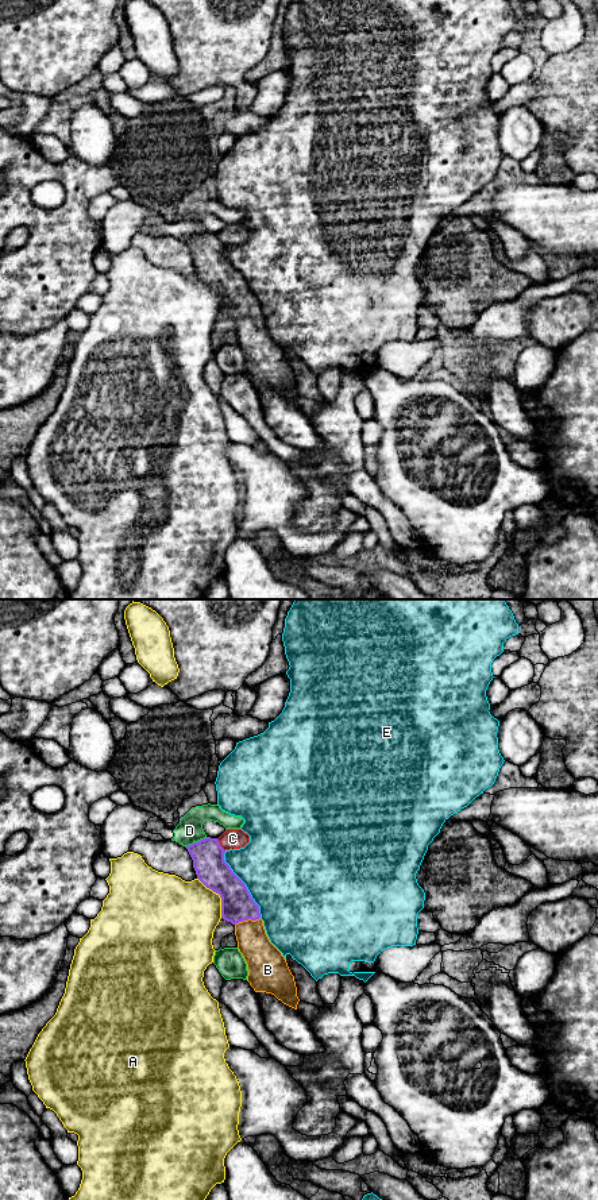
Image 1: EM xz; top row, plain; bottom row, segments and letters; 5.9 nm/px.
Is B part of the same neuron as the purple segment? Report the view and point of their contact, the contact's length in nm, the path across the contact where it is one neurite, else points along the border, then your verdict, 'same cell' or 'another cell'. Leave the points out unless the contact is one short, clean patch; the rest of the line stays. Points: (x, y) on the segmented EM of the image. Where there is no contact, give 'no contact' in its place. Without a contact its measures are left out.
xz (247, 919) | 160 nm | across xz (236, 903), (247, 919), (251, 940), (262, 957) | same cell

